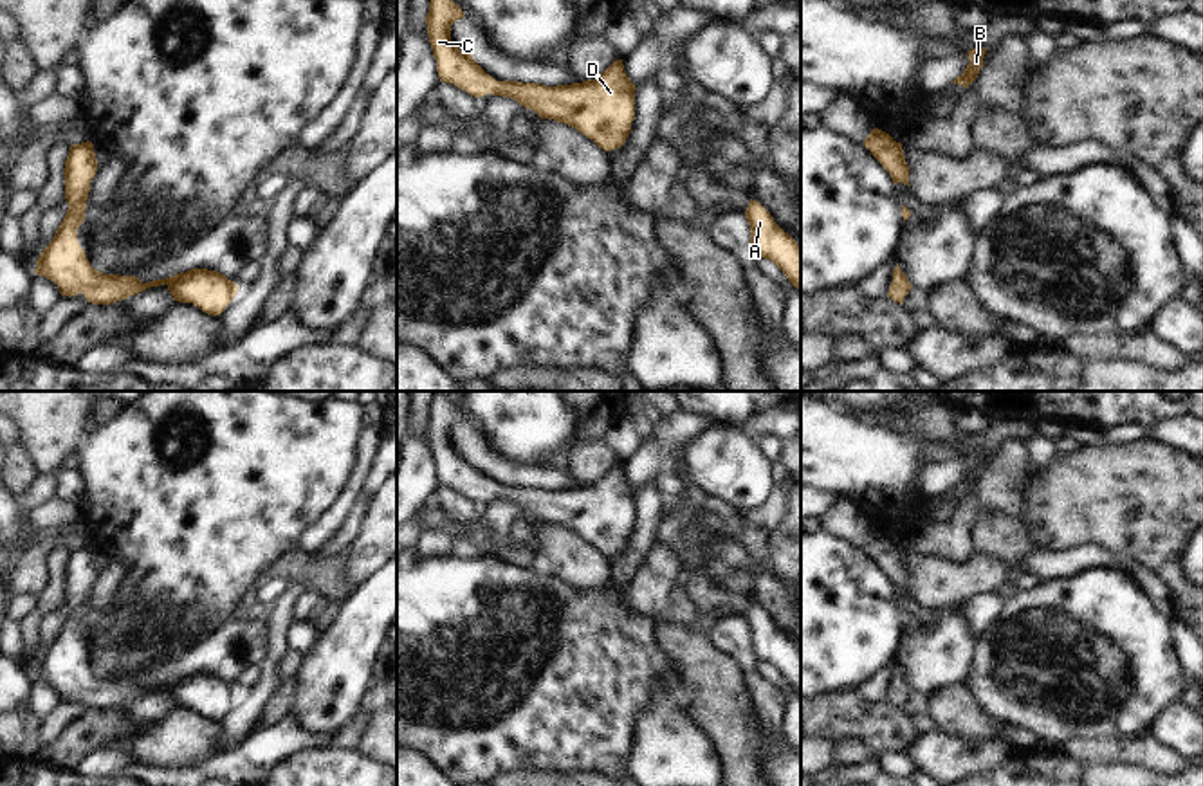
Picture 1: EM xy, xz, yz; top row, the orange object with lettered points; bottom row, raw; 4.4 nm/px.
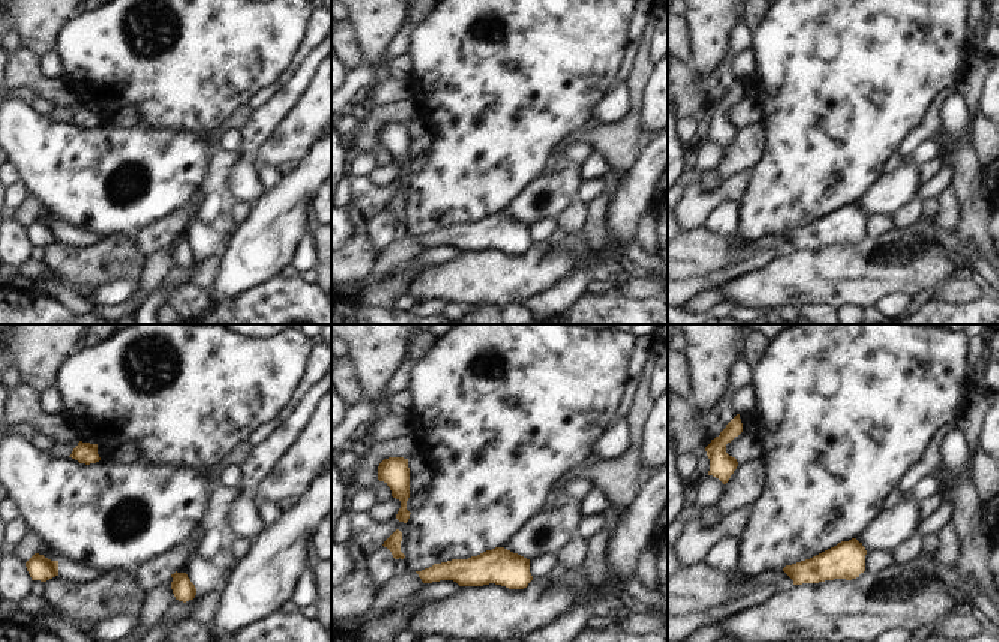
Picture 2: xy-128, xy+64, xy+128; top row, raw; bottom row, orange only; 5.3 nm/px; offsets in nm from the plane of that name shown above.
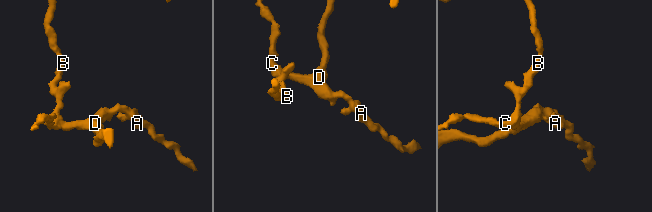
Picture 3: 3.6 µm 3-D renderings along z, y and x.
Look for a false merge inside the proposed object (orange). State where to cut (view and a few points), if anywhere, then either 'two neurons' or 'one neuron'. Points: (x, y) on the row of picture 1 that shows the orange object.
cut none; one neuron

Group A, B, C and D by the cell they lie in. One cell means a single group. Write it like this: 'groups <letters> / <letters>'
groups A B C D

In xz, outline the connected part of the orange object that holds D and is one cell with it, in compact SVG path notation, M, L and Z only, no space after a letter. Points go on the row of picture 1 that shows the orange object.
M431 0L426 16L427 36L440 81L474 97L505 96L534 110L541 119L565 123L604 151L620 148L635 119L637 87L626 76L622 59L613 61L599 78L583 83L545 87L539 83L496 81L451 41L451 25L464 18L453 0Z

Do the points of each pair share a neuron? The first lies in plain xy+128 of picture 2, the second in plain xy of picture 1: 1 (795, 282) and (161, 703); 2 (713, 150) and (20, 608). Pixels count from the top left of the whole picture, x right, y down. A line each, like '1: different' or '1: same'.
1: different
2: same

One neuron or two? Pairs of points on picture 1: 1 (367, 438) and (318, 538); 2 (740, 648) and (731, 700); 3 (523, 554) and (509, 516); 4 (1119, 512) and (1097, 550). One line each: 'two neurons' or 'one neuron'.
1: one neuron
2: two neurons
3: two neurons
4: two neurons

